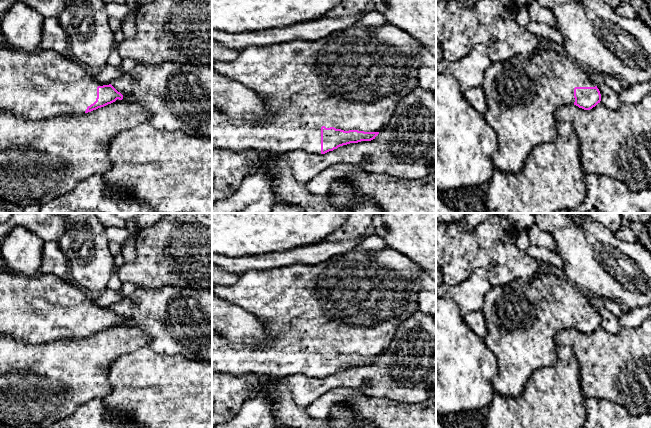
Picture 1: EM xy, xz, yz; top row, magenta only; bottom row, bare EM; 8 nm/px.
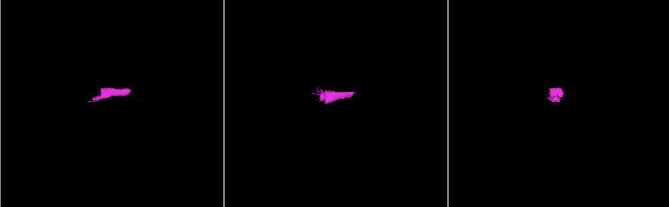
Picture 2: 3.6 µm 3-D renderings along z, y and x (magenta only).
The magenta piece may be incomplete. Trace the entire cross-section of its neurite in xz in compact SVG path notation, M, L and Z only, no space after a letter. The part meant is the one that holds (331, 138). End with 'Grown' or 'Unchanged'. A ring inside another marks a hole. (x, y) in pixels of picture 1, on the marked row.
M389 23L382 27L353 25L313 41L295 40L267 47L247 47L231 61L214 62L212 69L215 72L243 84L263 98L275 119L250 123L229 118L212 108L212 148L262 154L291 151L325 154L350 143L371 141L387 126L399 100L419 86L417 50L422 46L405 30Z. Grown

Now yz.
M547 47L531 56L515 55L506 61L493 62L481 88L487 105L483 117L494 130L498 144L492 163L510 174L522 170L533 148L557 139L555 113L560 106L576 105L590 110L601 101L599 89L582 67Z. Grown

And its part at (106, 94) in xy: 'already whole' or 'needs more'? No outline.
needs more

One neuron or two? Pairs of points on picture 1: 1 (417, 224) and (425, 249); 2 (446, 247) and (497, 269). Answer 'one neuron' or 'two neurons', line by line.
1: one neuron
2: one neuron

